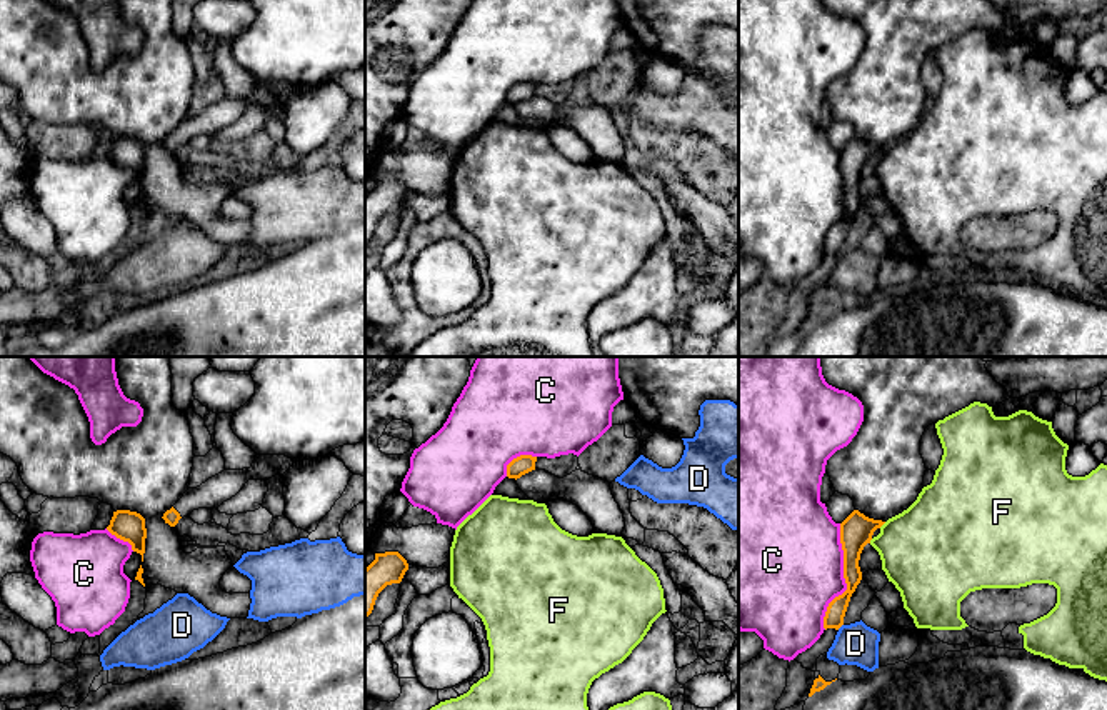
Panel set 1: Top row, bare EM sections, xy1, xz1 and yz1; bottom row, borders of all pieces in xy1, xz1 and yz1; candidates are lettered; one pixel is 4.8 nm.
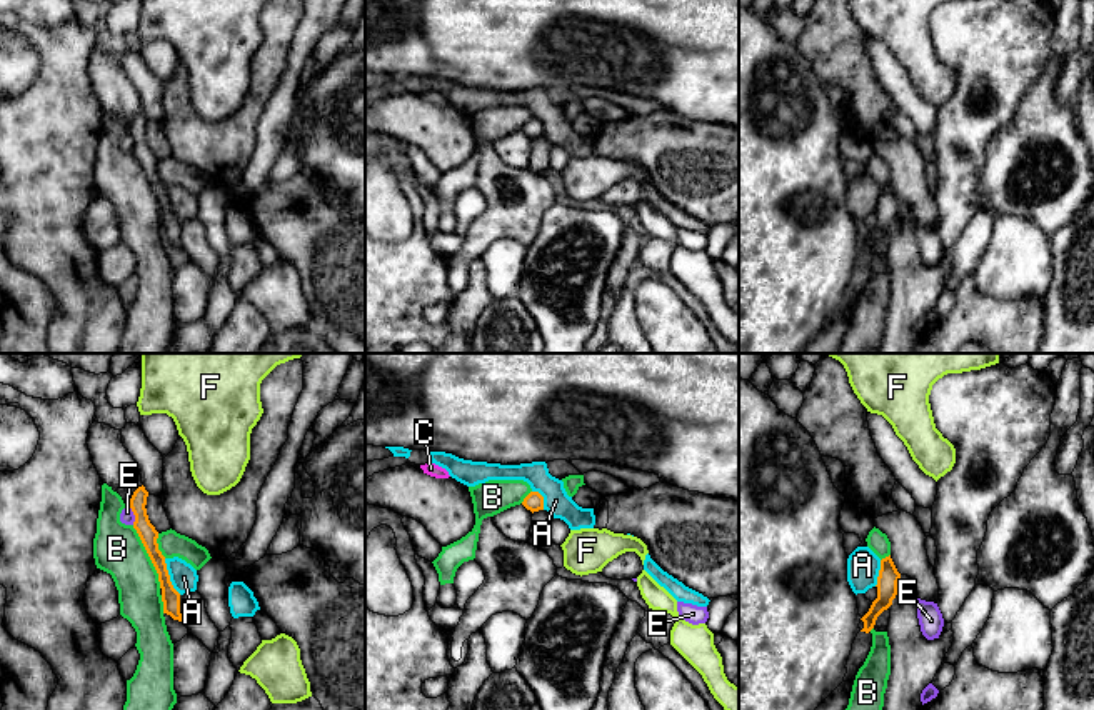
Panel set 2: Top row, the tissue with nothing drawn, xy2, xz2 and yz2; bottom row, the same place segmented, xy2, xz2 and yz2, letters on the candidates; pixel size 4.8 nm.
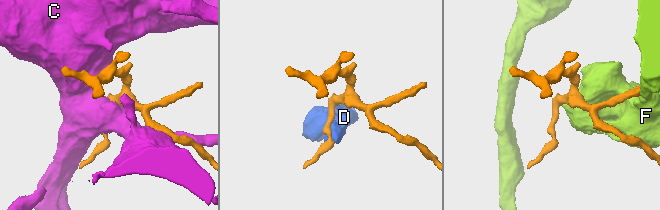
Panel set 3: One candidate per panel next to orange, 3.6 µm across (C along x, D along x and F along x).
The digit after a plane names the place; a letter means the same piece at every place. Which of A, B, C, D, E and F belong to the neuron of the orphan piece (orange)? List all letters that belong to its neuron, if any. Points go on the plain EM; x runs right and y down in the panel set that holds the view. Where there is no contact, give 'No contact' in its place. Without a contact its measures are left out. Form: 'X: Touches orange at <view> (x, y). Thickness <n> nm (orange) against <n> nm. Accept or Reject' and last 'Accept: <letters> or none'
A: Touches orange at xy2 (169, 204). Thickness 90 nm (orange) against 130 nm. Reject
B: Touches orange at xy2 (149, 182). Thickness 90 nm (orange) against 240 nm. Reject
C: Touches orange at yz1 (844, 204). Thickness 160 nm (orange) against 480 nm. Reject
D: Touches orange at yz1 (839, 254). Thickness 100 nm (orange) against 200 nm. Reject
E: Touches orange at xy2 (134, 140). Thickness 90 nm (orange) against 70 nm. Reject
F: Touches orange at yz1 (882, 150). Thickness 160 nm (orange) against 440 nm. Reject
Accept: none

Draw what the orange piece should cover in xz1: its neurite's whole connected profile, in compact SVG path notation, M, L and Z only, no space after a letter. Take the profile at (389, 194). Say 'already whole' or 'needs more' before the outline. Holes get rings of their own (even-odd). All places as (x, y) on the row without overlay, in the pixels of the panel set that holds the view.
already whole; M398 178L375 180L375 187L365 195L365 245L378 220L387 212L400 210L407 197L408 190Z

